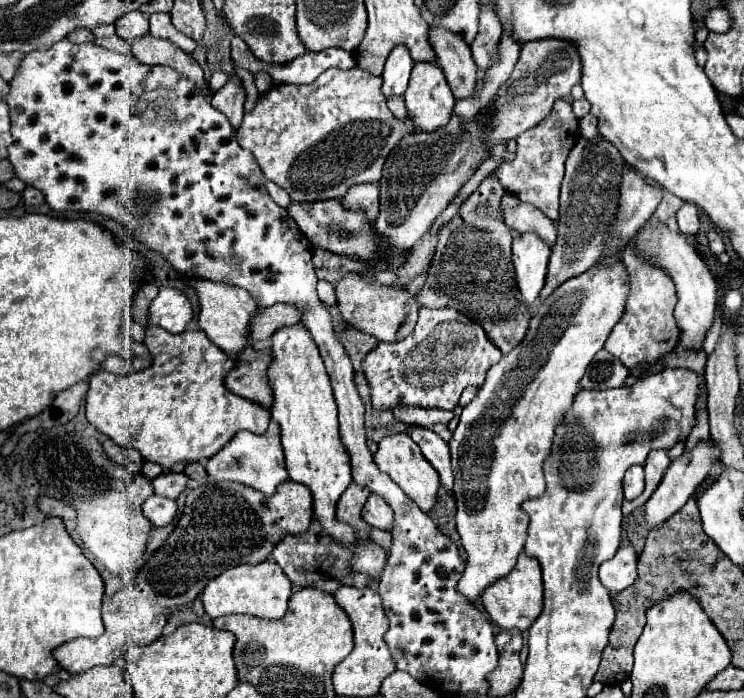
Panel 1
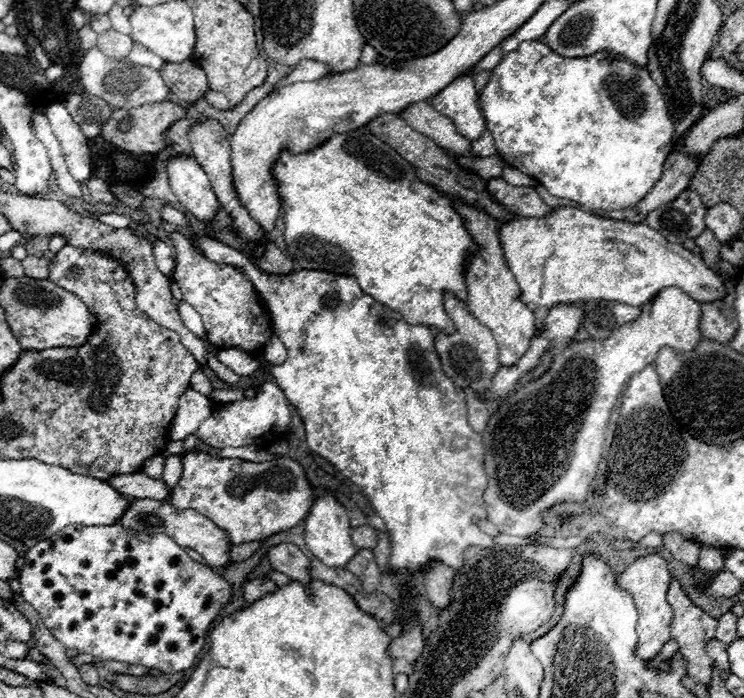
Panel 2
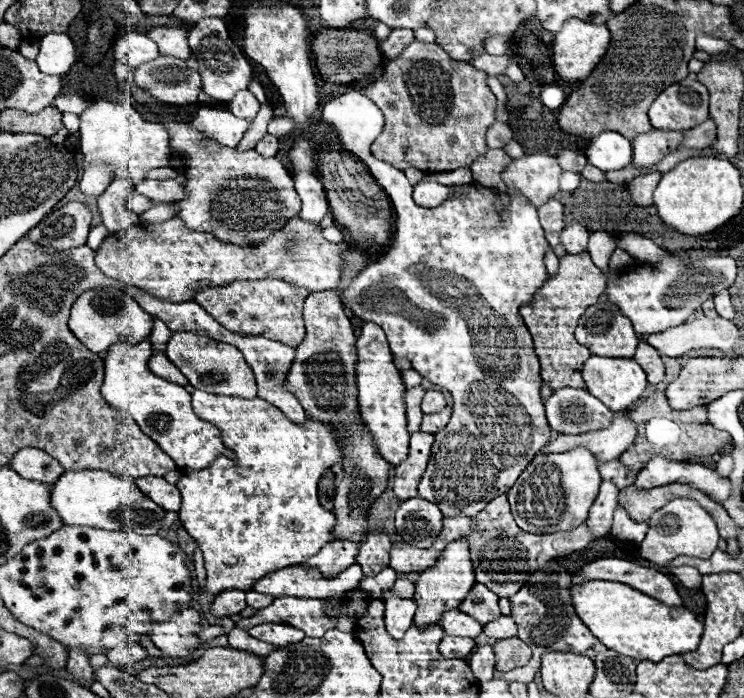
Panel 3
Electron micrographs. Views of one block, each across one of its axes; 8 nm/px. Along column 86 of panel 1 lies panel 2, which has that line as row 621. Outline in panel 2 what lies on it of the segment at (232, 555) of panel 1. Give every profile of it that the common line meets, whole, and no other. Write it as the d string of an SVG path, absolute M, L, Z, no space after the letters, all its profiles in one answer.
M650 554L646 558L638 558L634 564L630 564L620 576L618 576L618 586L624 588L632 598L638 608L638 644L636 644L636 656L642 660L652 660L662 646L670 640L670 618L672 618L672 608L666 602L666 592L670 586L670 572L668 564L662 556Z

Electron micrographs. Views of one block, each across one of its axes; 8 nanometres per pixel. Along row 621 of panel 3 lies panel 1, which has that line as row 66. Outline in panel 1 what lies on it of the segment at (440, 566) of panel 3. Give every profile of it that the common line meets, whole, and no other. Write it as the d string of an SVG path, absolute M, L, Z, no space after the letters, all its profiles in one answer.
M426 62L414 64L404 100L418 132L432 132L444 126L456 104L454 96L450 96L450 84L442 76L442 68Z

